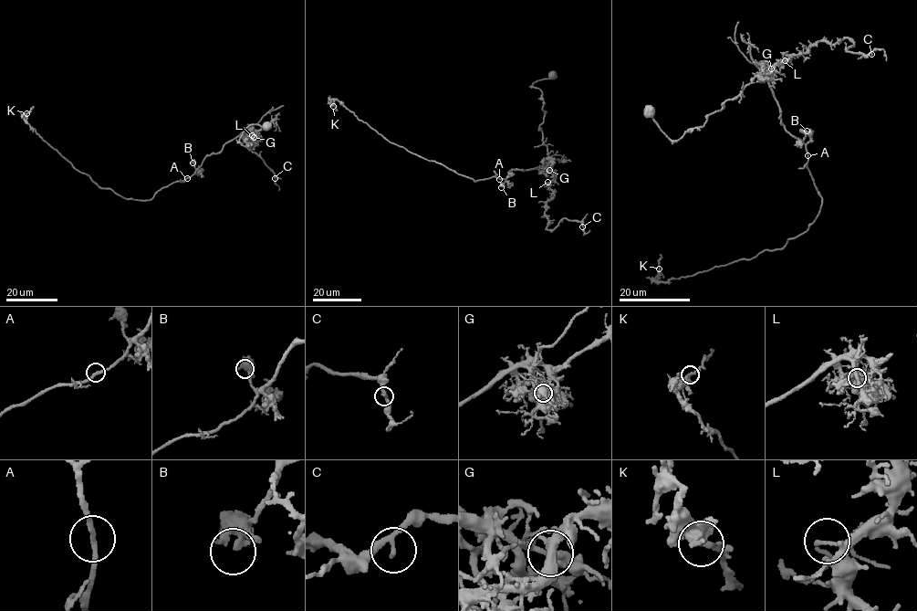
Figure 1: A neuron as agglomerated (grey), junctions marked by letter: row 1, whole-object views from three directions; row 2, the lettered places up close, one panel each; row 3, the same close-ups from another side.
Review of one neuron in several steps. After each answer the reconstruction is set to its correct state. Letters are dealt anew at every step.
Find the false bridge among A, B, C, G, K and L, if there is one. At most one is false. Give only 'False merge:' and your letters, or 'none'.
False merge: G

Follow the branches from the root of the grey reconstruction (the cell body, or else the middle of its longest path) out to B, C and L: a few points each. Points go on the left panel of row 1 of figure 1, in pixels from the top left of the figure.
B: (187, 178), (196, 171), (192, 163)
C: (187, 178), (206, 157), (244, 131), (259, 138), (247, 133), (251, 152), (275, 178)
L: (187, 178), (206, 157), (217, 153), (242, 132), (258, 139), (252, 135)

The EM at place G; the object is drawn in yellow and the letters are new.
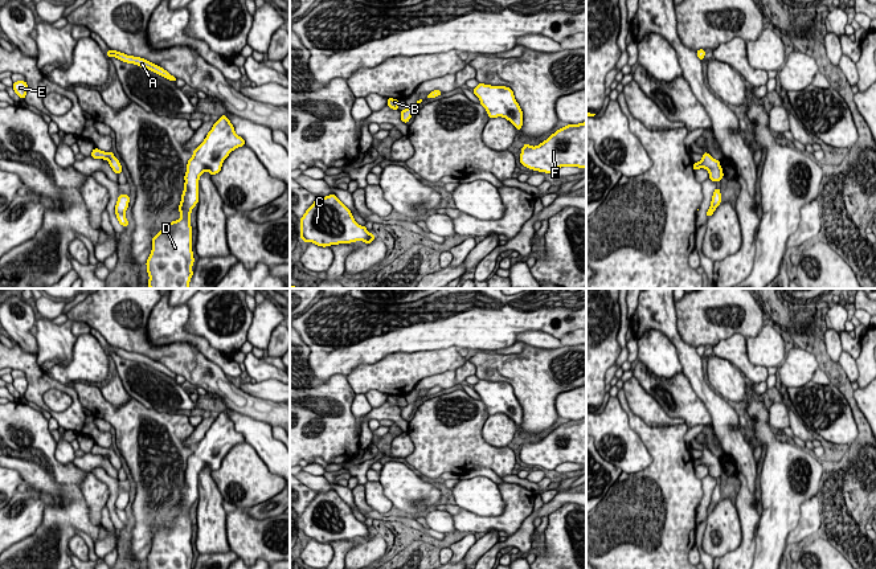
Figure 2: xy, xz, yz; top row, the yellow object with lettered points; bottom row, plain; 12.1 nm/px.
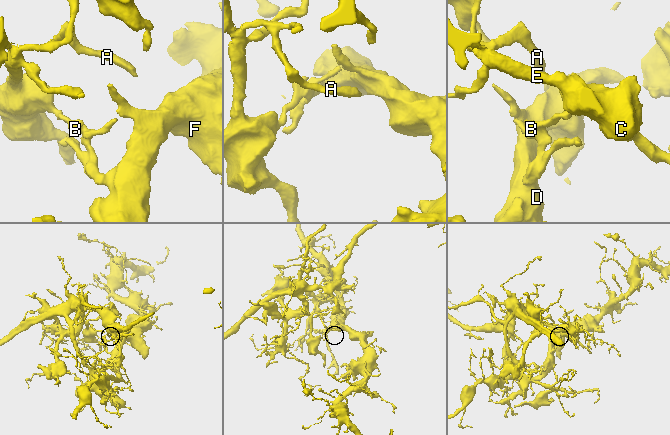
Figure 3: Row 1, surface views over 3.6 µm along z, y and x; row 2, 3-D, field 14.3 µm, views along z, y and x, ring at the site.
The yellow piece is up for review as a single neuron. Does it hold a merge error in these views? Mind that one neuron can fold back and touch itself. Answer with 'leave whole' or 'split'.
split

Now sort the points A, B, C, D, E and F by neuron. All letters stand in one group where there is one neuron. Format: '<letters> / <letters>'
A B C E / D F

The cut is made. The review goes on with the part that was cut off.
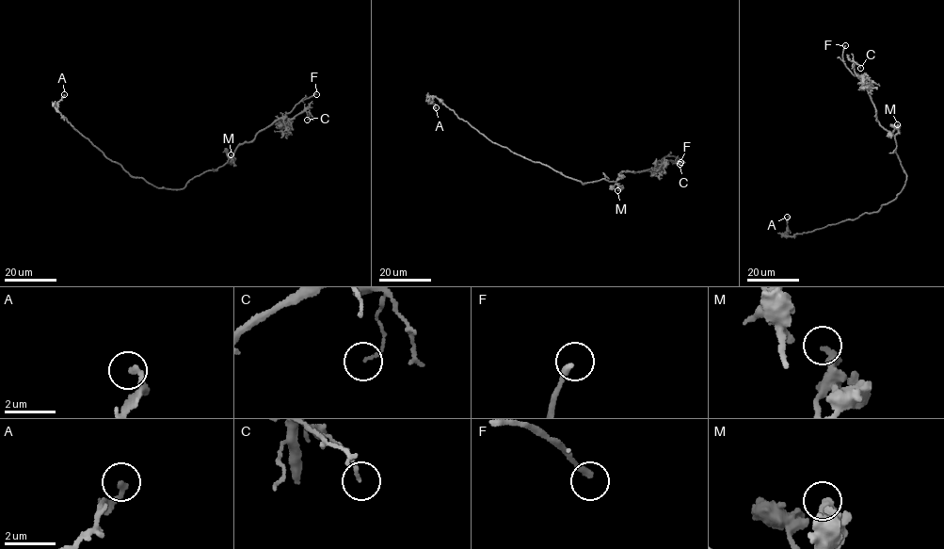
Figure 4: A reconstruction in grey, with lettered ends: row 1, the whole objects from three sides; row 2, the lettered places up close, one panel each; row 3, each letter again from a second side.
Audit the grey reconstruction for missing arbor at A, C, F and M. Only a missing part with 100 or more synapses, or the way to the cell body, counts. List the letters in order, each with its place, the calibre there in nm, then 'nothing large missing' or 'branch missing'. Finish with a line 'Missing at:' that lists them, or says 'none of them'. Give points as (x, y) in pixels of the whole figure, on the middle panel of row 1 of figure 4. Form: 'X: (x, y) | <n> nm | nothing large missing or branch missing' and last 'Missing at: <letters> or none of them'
A: (436, 107) | 200 nm | nothing large missing
C: (680, 164) | 110 nm | nothing large missing
F: (680, 162) | 220 nm | branch missing
M: (617, 190) | 260 nm | nothing large missing
Missing at: F

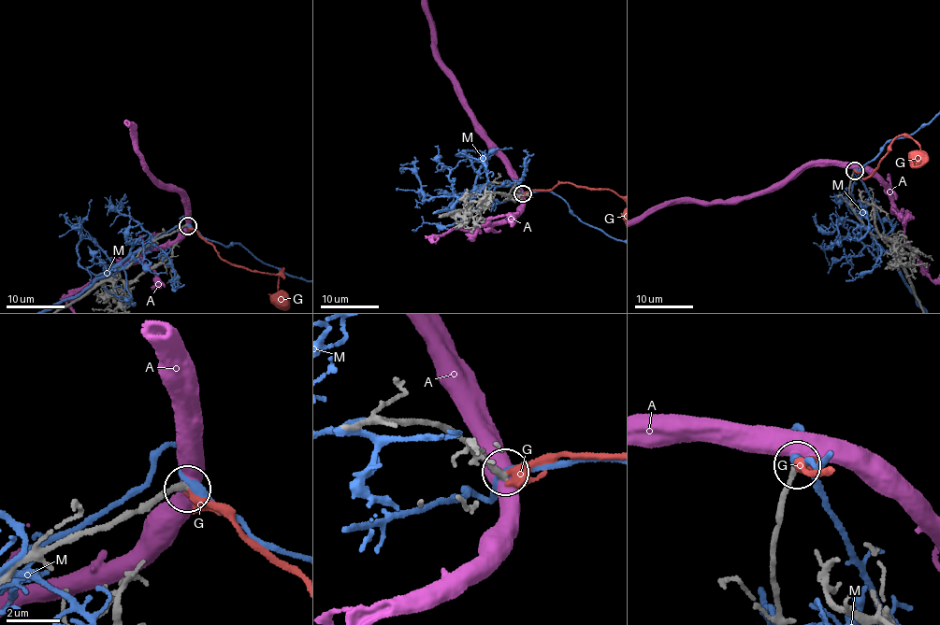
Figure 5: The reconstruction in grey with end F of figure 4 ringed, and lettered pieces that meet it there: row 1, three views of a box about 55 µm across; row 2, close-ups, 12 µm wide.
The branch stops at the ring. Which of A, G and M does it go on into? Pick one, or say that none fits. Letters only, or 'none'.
G

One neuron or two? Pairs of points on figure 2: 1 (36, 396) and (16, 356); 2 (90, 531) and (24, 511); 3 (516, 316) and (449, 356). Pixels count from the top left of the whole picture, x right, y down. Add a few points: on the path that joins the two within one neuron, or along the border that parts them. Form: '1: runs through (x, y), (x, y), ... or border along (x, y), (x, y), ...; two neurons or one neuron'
1: runs through (36, 387), (36, 376), (25, 365); one neuron
2: border along (48, 503), (43, 522), (31, 535), (21, 540); two neurons
3: border along (458, 348), (449, 347), (428, 351); two neurons

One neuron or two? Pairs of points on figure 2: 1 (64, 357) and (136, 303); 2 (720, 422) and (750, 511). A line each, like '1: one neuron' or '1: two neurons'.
1: two neurons
2: one neuron

